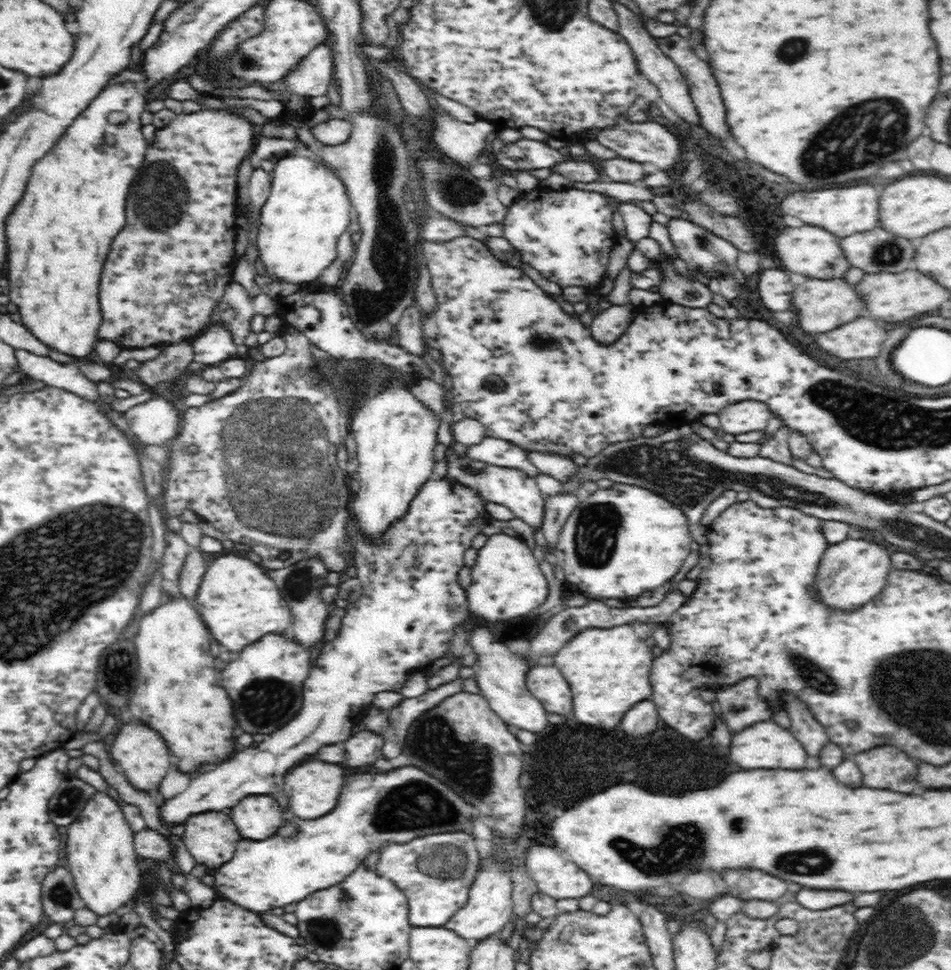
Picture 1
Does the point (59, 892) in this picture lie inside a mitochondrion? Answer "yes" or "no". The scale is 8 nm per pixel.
yes

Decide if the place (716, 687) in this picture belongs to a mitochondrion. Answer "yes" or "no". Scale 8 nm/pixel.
no

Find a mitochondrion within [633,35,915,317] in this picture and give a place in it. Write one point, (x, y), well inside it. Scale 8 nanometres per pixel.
(878, 138)

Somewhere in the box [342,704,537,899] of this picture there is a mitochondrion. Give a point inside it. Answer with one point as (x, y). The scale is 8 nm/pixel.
(470, 767)

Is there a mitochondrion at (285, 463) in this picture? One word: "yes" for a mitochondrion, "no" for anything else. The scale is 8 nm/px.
yes

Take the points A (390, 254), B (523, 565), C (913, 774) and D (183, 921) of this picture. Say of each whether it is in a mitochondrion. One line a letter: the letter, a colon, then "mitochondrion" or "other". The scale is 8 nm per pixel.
A: mitochondrion
B: other
C: other
D: other

